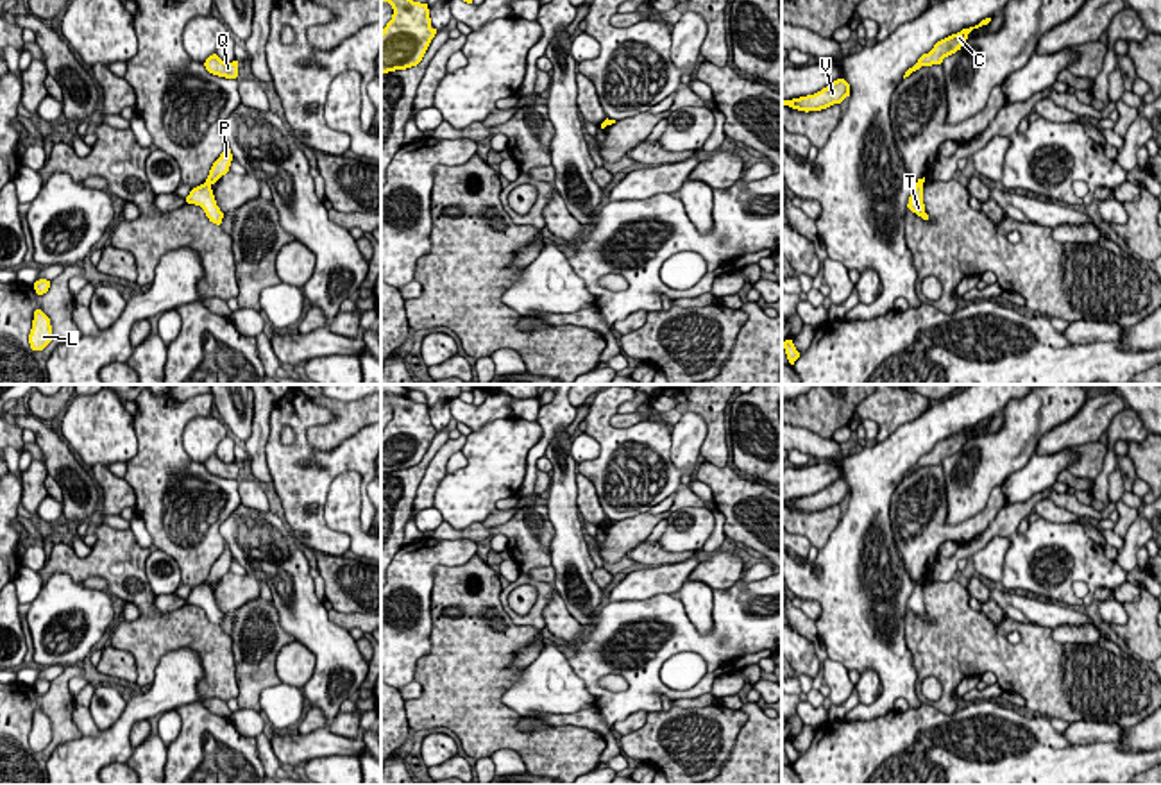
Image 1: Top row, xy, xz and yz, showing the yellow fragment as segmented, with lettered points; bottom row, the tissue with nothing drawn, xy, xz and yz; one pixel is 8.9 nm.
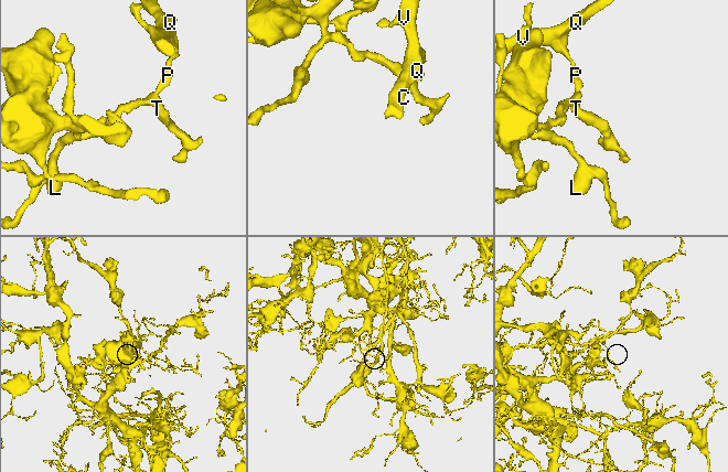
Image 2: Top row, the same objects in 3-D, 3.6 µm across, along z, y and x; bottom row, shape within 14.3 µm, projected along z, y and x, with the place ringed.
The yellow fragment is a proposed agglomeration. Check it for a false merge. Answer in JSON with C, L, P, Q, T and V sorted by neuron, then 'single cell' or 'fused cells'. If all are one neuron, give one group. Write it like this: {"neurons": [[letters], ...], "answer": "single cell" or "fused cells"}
{"neurons": [["C", "P", "Q", "V"], ["L", "T"]], "answer": "fused cells"}

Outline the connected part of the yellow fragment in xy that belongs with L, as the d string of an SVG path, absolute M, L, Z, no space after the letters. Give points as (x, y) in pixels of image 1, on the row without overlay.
M34 712L32 730L29 735L29 744L32 751L43 751L52 742L50 719L41 712Z

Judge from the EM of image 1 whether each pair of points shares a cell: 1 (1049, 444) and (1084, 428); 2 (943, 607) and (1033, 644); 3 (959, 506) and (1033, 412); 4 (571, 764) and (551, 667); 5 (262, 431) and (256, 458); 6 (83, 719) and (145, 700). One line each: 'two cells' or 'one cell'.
1: one cell
2: one cell
3: one cell
4: two cells
5: one cell
6: two cells

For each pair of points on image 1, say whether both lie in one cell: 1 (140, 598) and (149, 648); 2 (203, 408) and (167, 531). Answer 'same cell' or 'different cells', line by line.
1: same cell
2: same cell

